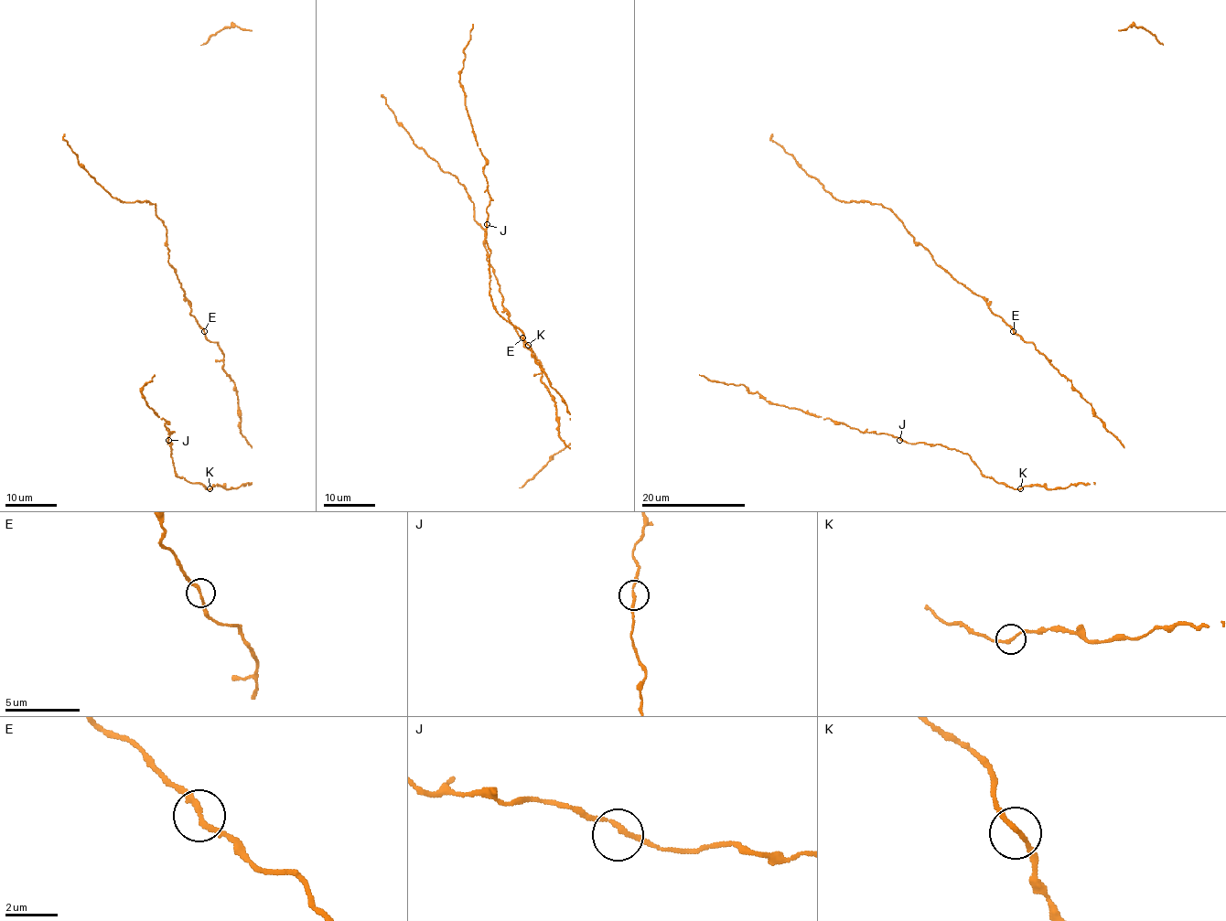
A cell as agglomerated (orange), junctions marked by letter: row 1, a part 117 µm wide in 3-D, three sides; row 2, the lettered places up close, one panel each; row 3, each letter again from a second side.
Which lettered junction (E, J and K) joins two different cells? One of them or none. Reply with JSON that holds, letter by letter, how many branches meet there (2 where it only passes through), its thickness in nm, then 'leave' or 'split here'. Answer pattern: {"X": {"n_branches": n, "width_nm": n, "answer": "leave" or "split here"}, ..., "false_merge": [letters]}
{"E": {"n_branches": 2, "width_nm": 170, "answer": "leave"}, "J": {"n_branches": 2, "width_nm": 170, "answer": "leave"}, "K": {"n_branches": 2, "width_nm": 170, "answer": "leave"}, "false_merge": []}

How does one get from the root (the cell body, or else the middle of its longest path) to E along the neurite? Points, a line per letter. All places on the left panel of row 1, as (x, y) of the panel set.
E: (234, 383), (222, 368), (224, 353), (216, 343), (206, 337), (204, 331)

